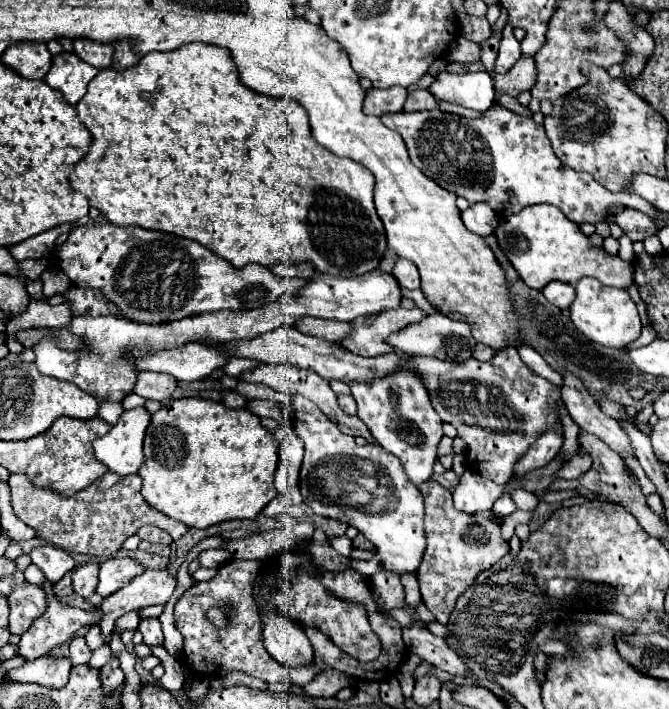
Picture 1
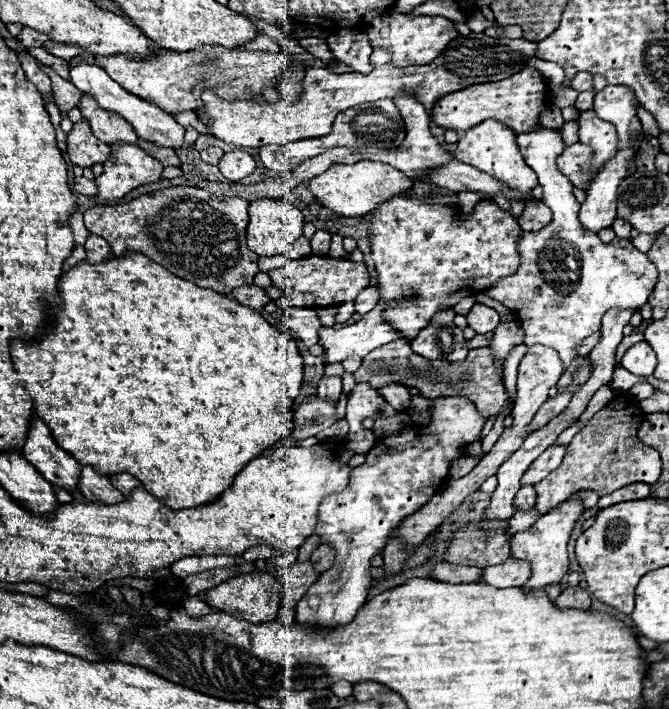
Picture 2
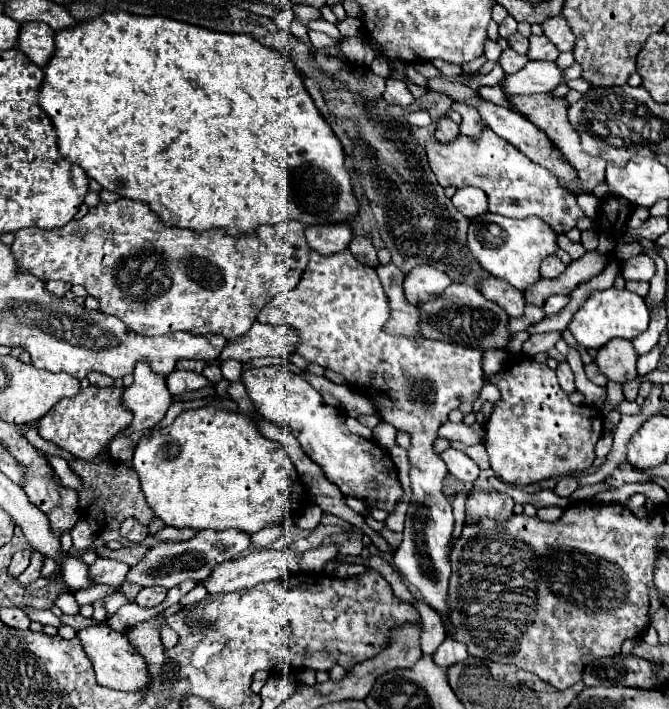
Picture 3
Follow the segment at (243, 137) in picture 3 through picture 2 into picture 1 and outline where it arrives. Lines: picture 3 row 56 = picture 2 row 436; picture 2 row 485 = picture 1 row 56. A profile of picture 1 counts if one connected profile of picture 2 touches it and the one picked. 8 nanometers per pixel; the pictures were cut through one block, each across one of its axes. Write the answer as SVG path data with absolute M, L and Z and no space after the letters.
M184 44L172 52L148 52L128 70L98 70L98 74L90 80L88 92L76 104L76 114L80 122L90 130L92 142L88 154L76 162L70 184L74 190L88 196L90 206L98 208L112 224L116 226L140 226L146 230L162 230L182 238L194 238L196 242L208 246L208 250L216 252L220 258L228 260L232 266L242 268L244 264L256 262L262 266L274 266L280 262L312 262L318 272L334 274L334 276L358 276L378 268L386 252L386 236L384 226L374 208L374 174L352 158L334 156L330 150L320 146L308 126L306 110L290 98L268 98L266 94L256 94L240 82L236 64L228 50L212 46L212 44Z

